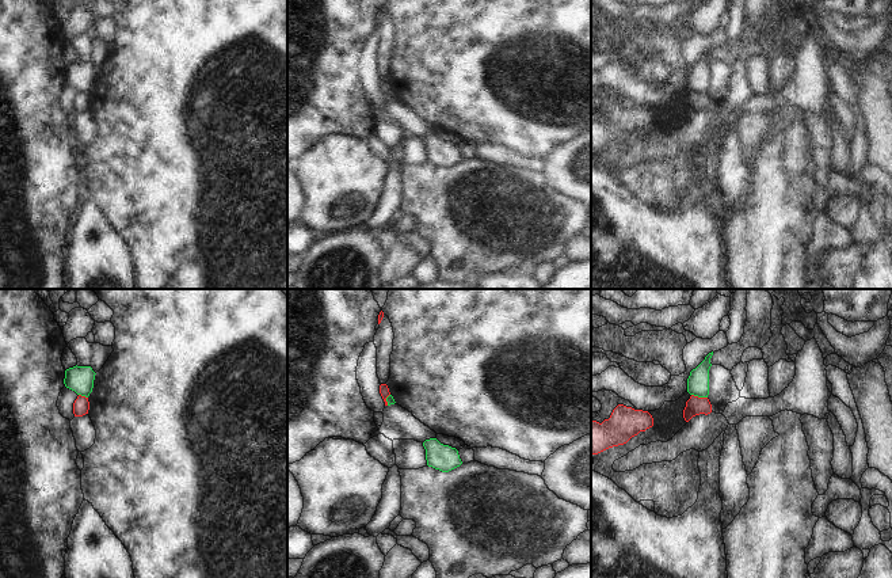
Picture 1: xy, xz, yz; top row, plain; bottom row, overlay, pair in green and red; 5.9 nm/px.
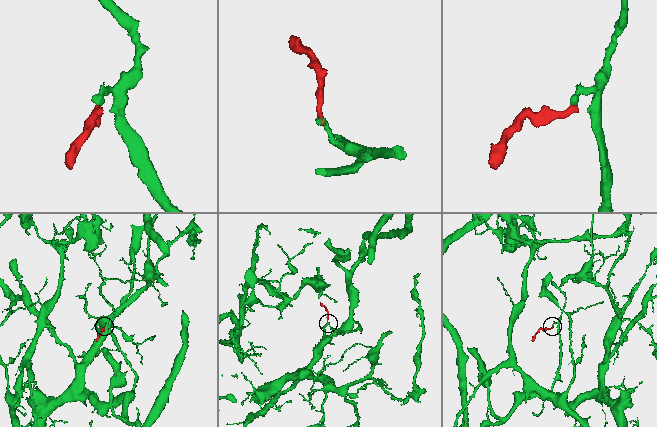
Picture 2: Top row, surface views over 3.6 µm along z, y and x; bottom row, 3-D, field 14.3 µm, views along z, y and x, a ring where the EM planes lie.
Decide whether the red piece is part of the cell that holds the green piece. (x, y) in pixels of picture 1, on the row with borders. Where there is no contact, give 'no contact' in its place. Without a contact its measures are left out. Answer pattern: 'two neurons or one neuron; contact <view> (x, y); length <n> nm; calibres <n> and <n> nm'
two neurons; contact yz (700, 396); length 100 nm; calibres 130 and 110 nm

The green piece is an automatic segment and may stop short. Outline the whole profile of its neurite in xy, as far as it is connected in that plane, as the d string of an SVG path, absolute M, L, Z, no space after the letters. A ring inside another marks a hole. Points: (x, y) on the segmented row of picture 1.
M73 366L65 370L64 384L77 395L88 398L94 388L95 372L91 366Z

